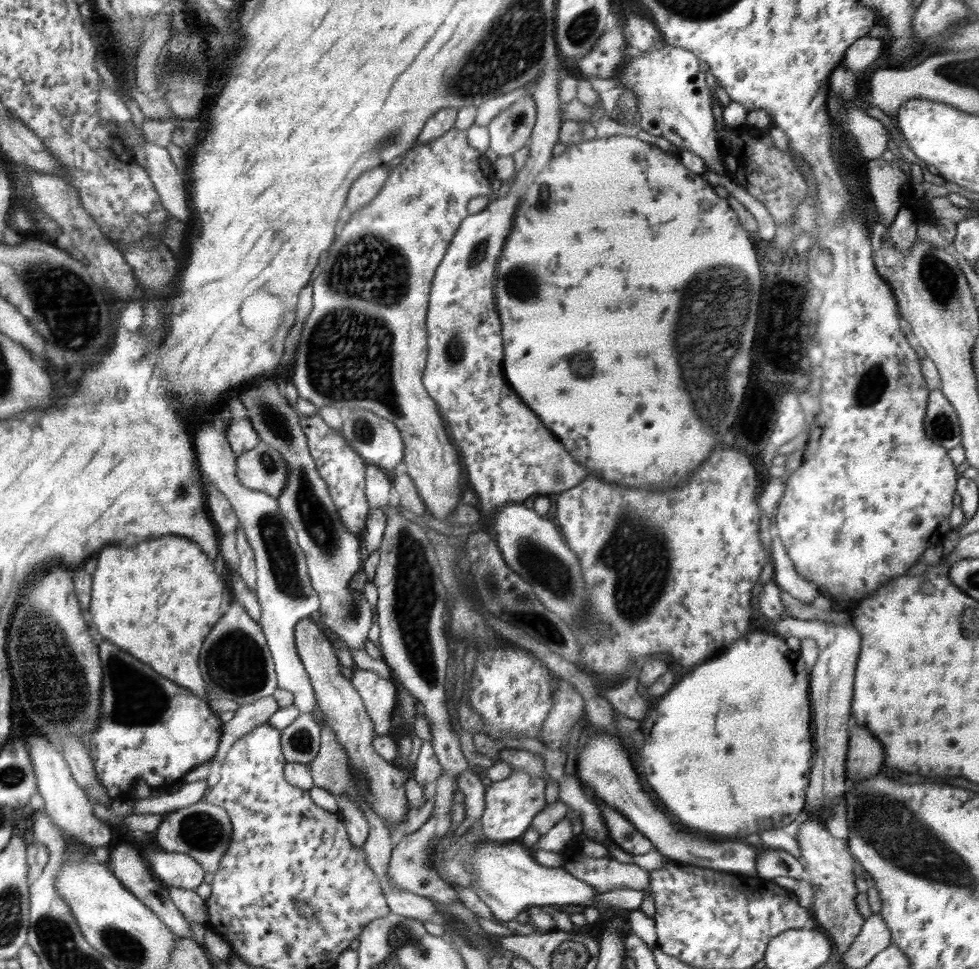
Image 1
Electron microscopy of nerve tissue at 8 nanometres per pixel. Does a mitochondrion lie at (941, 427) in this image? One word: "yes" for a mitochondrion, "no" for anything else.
yes

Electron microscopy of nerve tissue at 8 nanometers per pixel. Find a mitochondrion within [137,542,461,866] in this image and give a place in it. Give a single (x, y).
(235, 662)

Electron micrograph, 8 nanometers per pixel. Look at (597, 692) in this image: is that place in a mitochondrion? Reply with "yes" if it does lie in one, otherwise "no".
no

